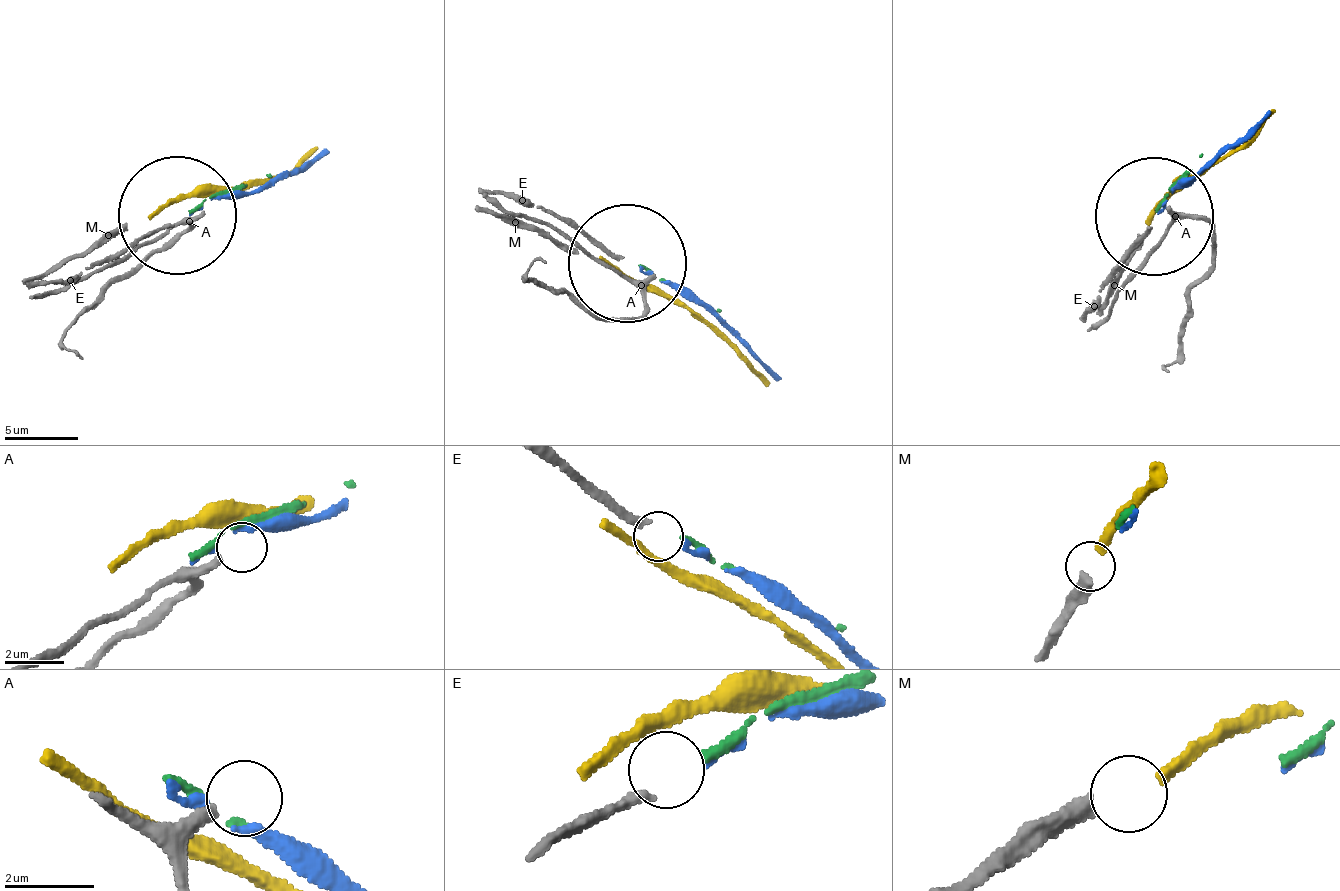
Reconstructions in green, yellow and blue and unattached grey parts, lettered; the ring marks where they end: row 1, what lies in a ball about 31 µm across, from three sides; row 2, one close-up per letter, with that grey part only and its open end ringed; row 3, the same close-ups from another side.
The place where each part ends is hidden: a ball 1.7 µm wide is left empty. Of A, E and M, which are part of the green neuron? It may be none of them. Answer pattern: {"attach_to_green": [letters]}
{"attach_to_green": []}

